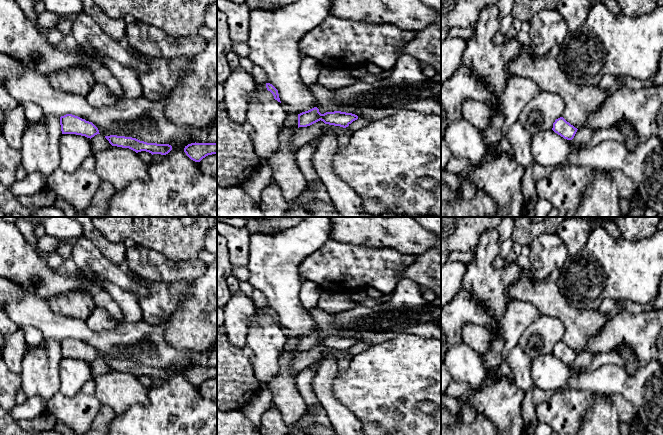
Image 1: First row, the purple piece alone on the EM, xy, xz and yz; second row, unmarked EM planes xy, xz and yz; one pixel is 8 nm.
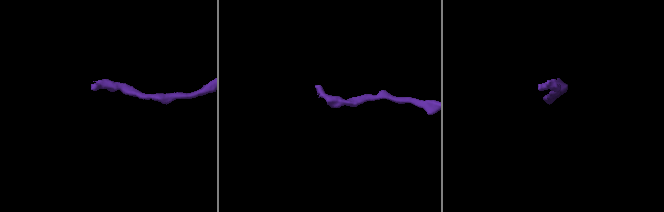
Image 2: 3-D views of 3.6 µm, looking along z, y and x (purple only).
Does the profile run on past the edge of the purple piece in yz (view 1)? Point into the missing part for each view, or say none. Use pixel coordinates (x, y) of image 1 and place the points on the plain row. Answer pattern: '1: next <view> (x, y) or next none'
1: next none

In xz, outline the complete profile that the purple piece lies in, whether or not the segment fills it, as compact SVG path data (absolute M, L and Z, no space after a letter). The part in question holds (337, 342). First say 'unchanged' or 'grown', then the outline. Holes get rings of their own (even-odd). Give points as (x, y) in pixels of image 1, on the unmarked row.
unchanged; M314 331L308 335L298 338L298 352L310 350L320 344L325 348L346 352L357 343L357 339L341 335L326 336L321 338L319 333Z

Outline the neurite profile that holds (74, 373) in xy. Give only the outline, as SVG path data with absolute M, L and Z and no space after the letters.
M62 358L59 375L59 391L68 397L76 395L88 381L95 379L90 362L76 358Z

